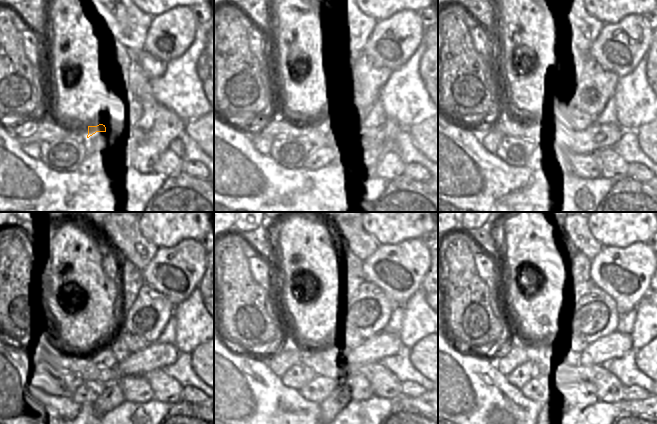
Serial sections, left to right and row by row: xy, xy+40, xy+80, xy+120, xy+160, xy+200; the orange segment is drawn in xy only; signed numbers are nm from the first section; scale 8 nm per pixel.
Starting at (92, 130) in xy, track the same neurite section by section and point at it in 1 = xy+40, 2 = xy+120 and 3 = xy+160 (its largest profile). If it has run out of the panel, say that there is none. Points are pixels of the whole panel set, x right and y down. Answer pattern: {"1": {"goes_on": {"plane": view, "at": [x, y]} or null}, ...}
{"1": {"goes_on": {"plane": "xy+40", "at": [320, 136]}}, "2": {"goes_on": {"plane": "xy+120", "at": [105, 357]}}, "3": {"goes_on": {"plane": "xy+160", "at": [330, 357]}}}

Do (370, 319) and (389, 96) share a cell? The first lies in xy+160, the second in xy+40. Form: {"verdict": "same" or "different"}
{"verdict": "different"}

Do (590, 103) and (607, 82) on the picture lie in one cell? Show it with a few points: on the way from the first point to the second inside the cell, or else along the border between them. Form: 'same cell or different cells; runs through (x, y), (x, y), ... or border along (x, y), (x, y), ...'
same cell; runs through (591, 98), (602, 87)

